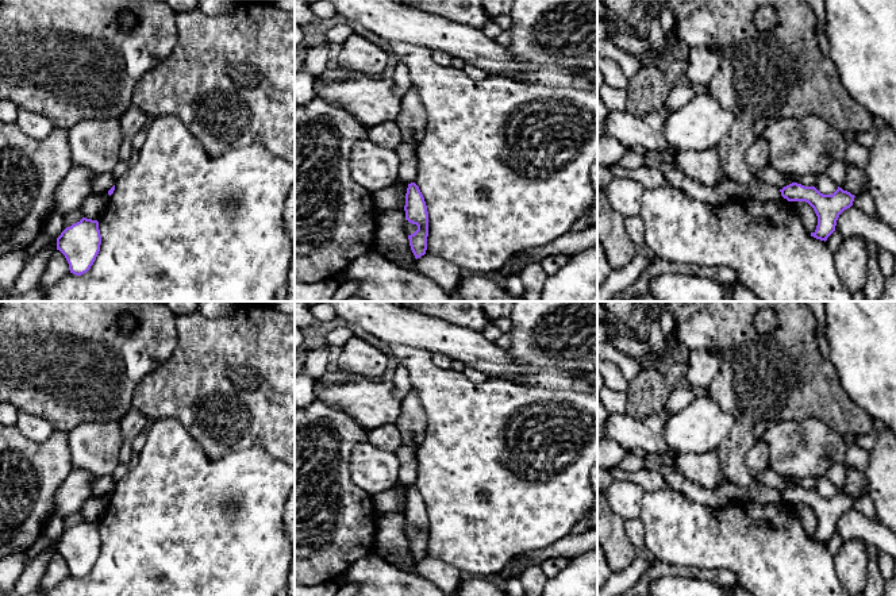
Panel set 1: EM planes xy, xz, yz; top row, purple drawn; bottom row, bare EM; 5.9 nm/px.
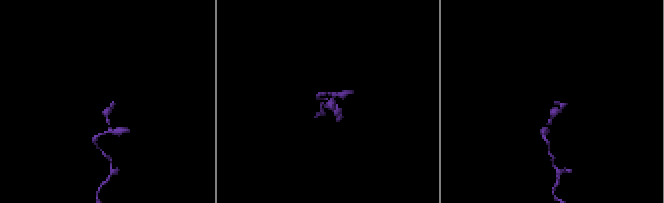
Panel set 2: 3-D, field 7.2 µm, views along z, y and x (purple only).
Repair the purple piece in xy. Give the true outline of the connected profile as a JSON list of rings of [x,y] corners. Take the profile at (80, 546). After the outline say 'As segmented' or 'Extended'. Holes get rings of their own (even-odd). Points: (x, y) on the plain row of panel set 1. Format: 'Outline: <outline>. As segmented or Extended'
Outline: [[[86,520],[66,530],[57,541],[57,553],[65,558],[70,576],[76,578],[91,572],[100,554],[100,547],[99,524]]]. As segmented

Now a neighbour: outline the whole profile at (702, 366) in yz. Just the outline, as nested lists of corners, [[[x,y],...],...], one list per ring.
[[[691,350],[684,368],[691,388],[707,391],[720,370],[720,362],[720,357],[708,350]]]

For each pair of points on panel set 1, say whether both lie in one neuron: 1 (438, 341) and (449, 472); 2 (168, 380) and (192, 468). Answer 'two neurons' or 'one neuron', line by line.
1: two neurons
2: two neurons

